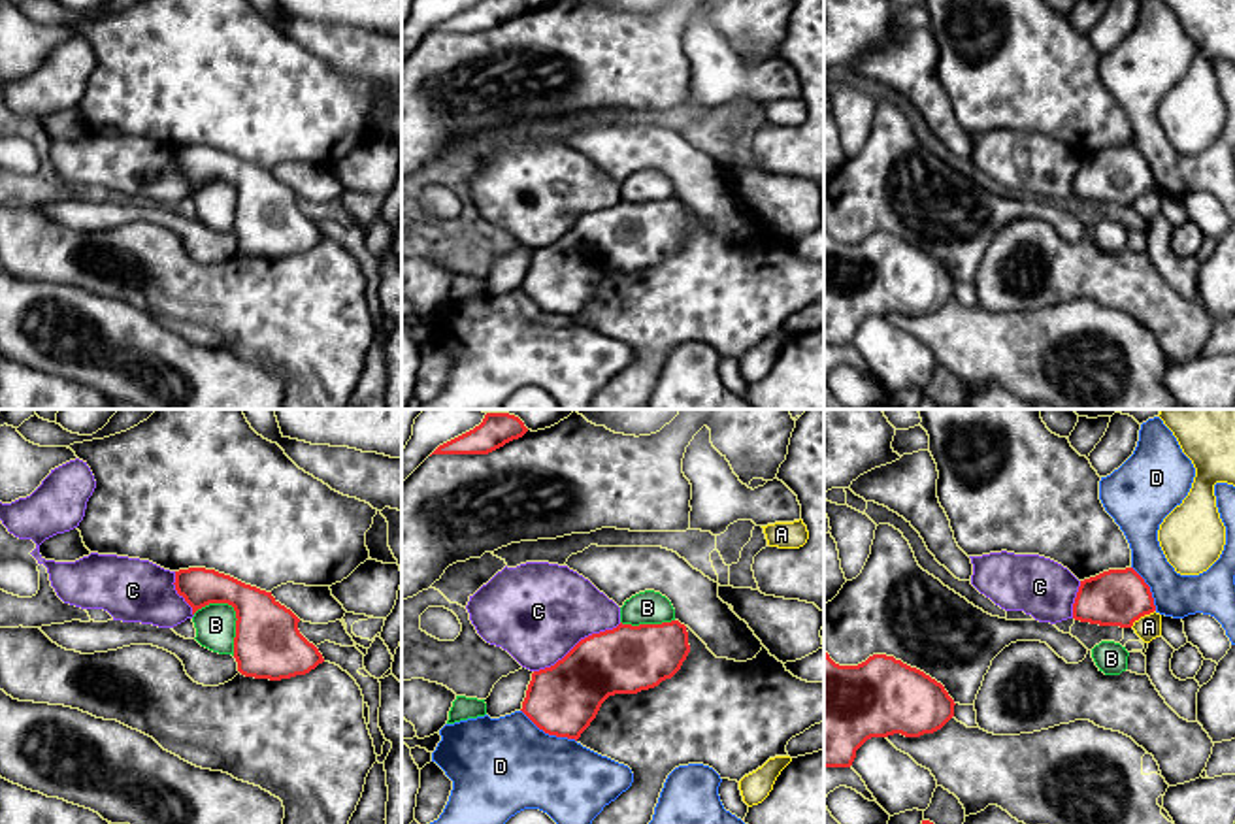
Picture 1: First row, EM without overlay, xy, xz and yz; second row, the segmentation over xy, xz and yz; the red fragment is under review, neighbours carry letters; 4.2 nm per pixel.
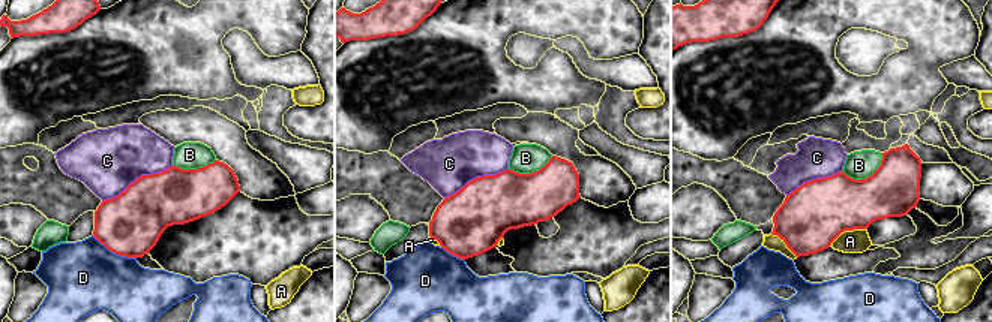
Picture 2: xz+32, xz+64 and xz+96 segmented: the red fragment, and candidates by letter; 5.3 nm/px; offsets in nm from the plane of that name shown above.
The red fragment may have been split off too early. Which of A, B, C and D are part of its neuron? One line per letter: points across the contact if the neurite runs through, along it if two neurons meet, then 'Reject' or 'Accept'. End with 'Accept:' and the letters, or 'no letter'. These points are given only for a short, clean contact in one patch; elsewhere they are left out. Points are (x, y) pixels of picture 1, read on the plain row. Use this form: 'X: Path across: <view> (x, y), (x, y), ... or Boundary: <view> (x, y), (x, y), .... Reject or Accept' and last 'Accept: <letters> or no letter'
A: Reject
B: Reject
C: Boundary: xz (621, 200), (581, 215), (553, 242), (534, 249). Reject
D: Boundary: xz (521, 287), (545, 310), (576, 319). Reject
Accept: no letter

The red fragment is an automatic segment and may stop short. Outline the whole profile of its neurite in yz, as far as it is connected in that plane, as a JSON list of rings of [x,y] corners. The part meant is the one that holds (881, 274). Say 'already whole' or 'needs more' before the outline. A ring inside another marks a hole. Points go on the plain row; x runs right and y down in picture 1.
already whole; [[[824,226],[824,345],[850,345],[856,328],[871,315],[933,311],[954,294],[954,283],[941,260],[894,234],[873,232],[858,243],[839,243]]]

